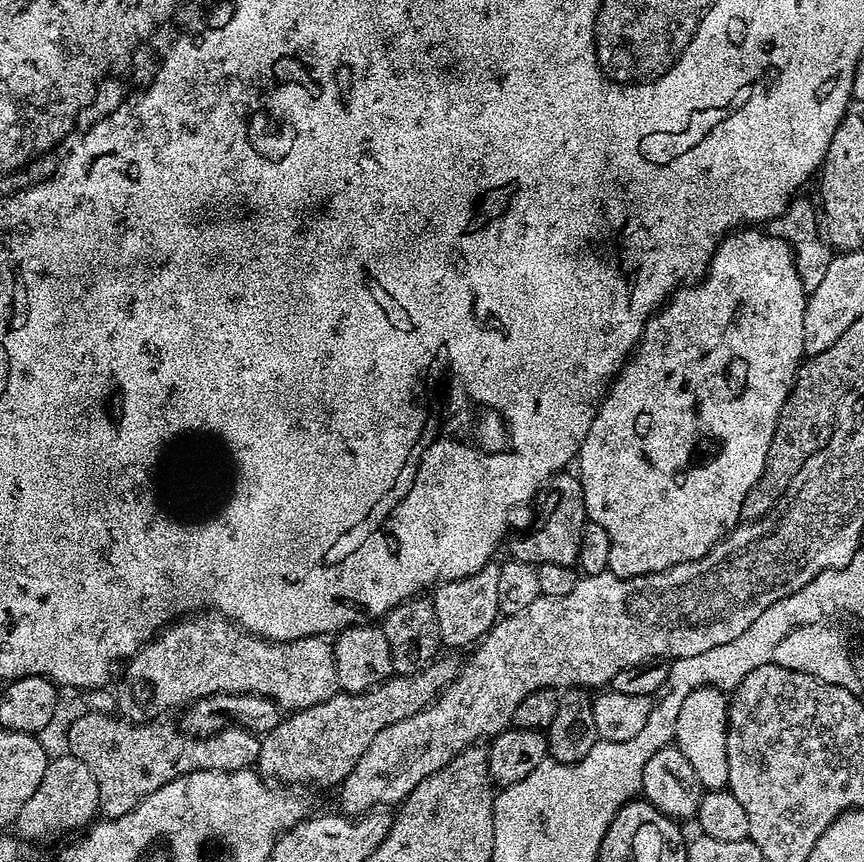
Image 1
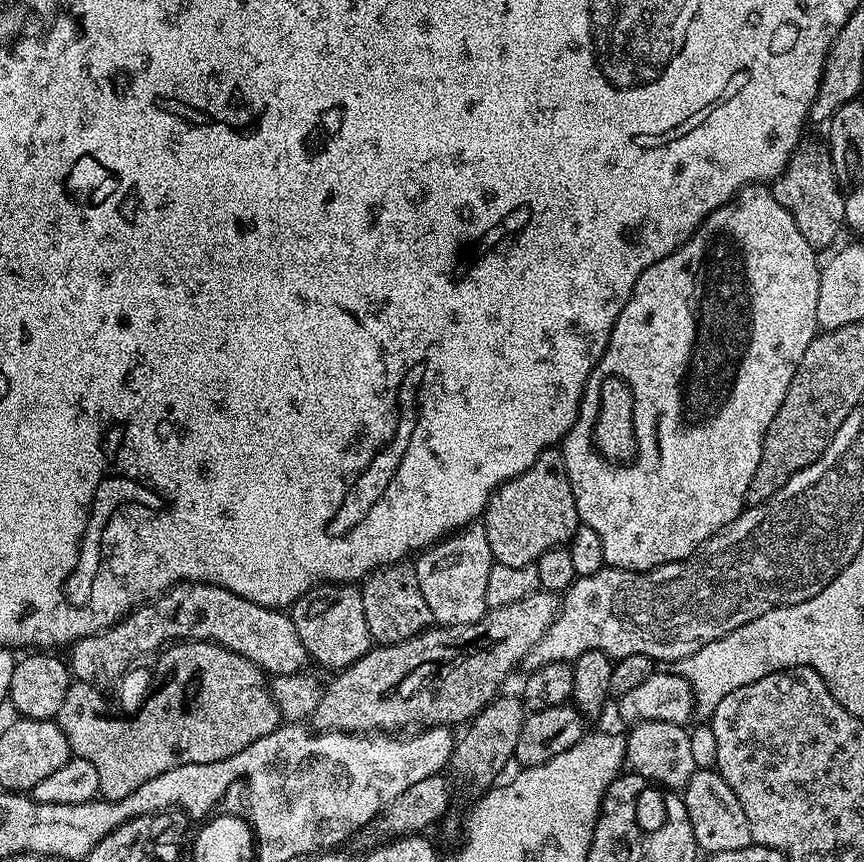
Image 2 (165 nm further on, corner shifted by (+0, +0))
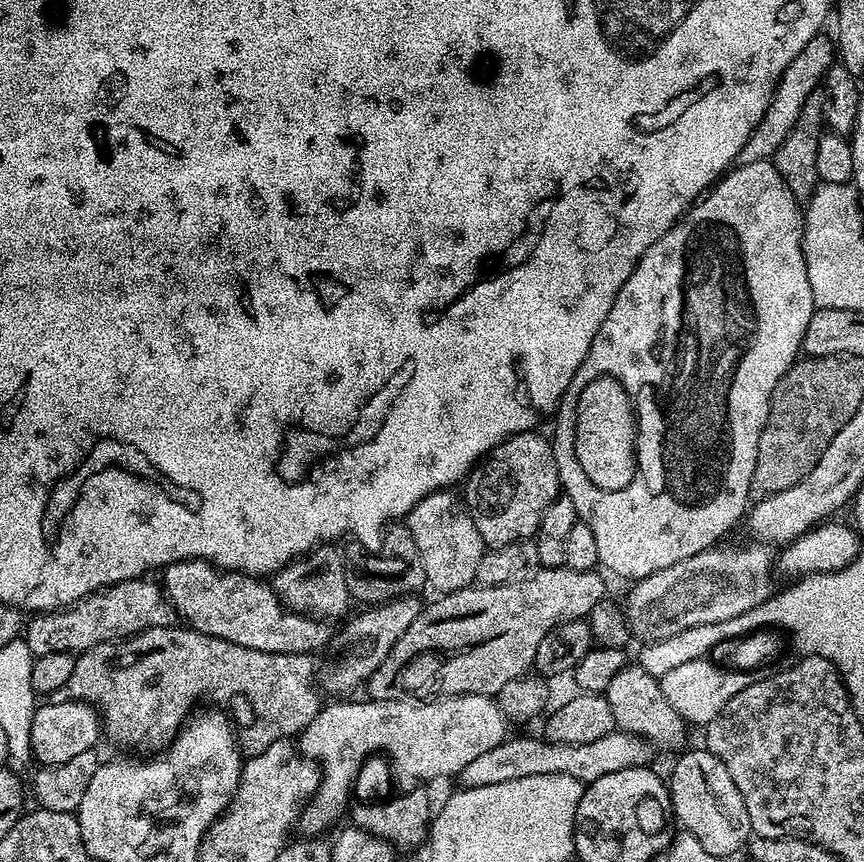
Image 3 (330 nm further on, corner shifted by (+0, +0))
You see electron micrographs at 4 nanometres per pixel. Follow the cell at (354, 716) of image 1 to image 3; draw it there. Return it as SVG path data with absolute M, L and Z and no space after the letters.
M541 566L533 576L520 580L516 584L469 586L457 592L446 592L437 595L435 597L437 600L433 604L425 603L421 607L418 618L414 618L414 622L410 622L410 630L406 630L406 634L402 634L402 638L398 638L398 642L394 642L394 650L390 650L390 654L386 654L386 662L382 662L382 666L378 666L378 670L374 670L374 674L368 679L366 685L367 695L373 700L403 700L407 696L412 698L465 696L467 692L478 694L479 696L495 697L502 690L502 686L506 686L506 682L514 682L514 678L525 675L535 665L538 645L542 642L542 638L546 638L546 634L550 634L556 625L561 624L563 620L582 620L587 618L594 610L594 606L598 606L598 602L605 599L604 580L598 573L599 571L596 570L574 570L563 566L545 568Z

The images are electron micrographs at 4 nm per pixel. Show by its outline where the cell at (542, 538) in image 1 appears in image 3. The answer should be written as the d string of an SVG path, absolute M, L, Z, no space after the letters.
M533 430L509 436L497 448L491 448L488 455L477 462L463 481L464 505L468 507L468 513L474 518L474 526L478 526L478 534L482 534L488 548L510 546L510 542L535 537L542 522L542 514L546 514L546 510L554 503L556 497L561 495L558 462L554 458L551 439L547 435L539 436L538 433L539 431Z

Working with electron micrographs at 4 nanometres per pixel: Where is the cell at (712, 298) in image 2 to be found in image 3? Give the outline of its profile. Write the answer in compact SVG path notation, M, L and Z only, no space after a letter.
M755 160L733 167L721 176L703 199L693 204L676 221L676 225L666 230L666 234L662 234L662 238L658 238L658 242L654 242L654 246L642 254L630 278L626 278L622 290L618 290L614 306L610 314L606 314L598 334L594 334L594 342L590 342L590 350L573 380L584 380L584 372L588 372L588 376L592 376L592 372L601 375L600 368L608 368L608 372L622 376L624 384L628 384L628 388L632 388L640 400L576 400L576 388L568 388L554 416L556 436L551 437L563 495L574 502L579 523L590 526L598 545L600 564L608 567L614 575L621 576L627 582L635 582L658 570L666 570L666 566L674 566L674 562L682 562L694 554L717 547L723 541L720 539L739 520L741 523L745 519L750 508L754 462L758 462L758 438L770 414L773 390L799 359L806 326L810 326L810 318L817 309L814 294L810 290L810 278L806 278L803 243L804 214L801 201L792 193L790 186L786 186L772 160Z

